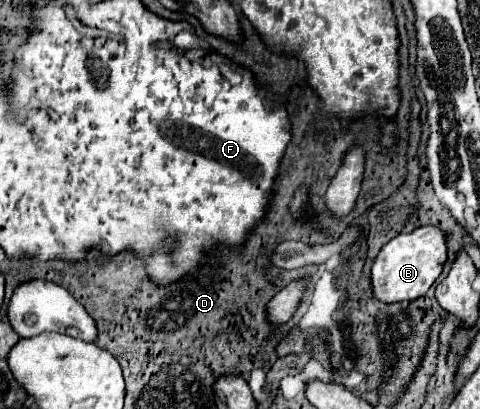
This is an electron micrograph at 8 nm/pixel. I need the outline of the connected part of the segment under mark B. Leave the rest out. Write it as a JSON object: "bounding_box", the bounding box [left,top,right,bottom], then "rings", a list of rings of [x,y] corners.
{"bounding_box":[372,225,446,303],"rings":[[[432,225],[416,227],[410,233],[400,233],[392,241],[388,241],[374,265],[372,265],[372,287],[374,297],[382,303],[402,303],[414,301],[432,287],[432,283],[440,277],[442,267],[446,263],[446,245],[444,245],[444,231]]]}

